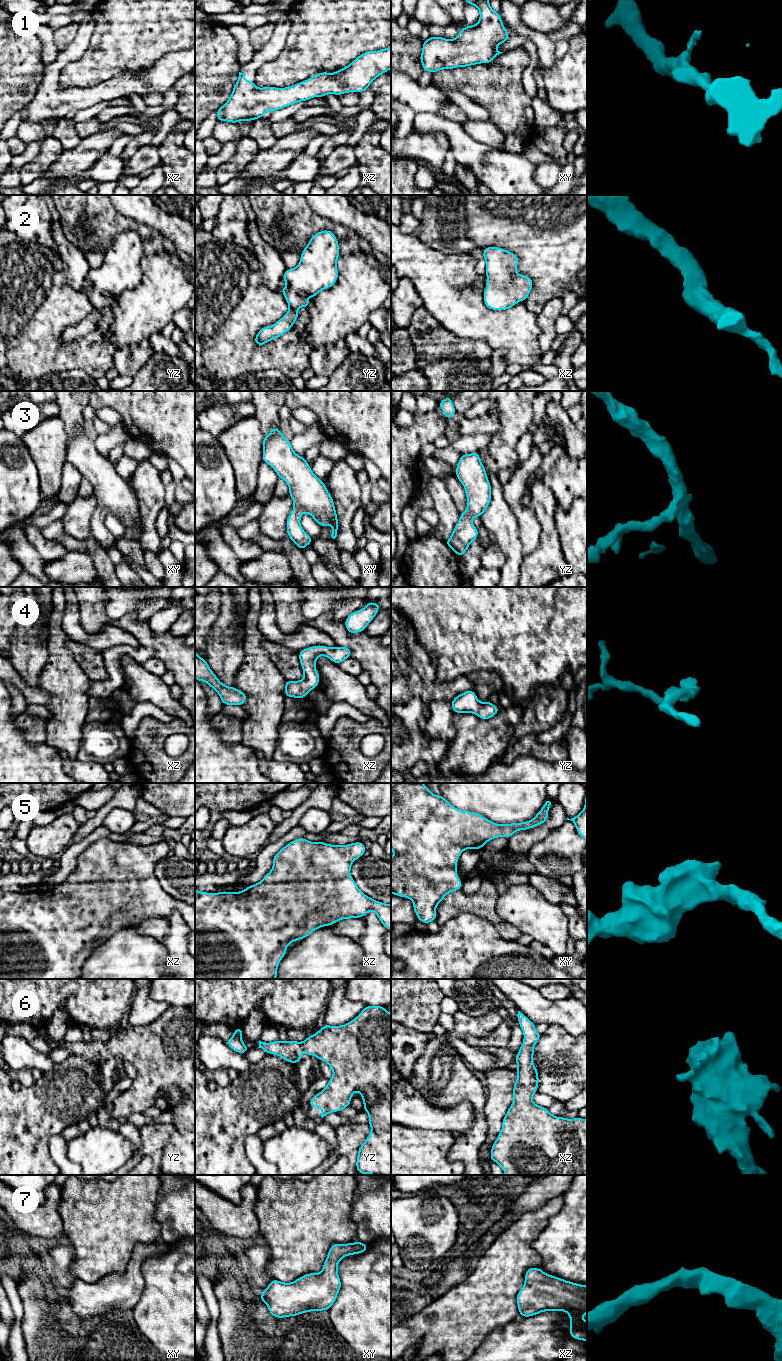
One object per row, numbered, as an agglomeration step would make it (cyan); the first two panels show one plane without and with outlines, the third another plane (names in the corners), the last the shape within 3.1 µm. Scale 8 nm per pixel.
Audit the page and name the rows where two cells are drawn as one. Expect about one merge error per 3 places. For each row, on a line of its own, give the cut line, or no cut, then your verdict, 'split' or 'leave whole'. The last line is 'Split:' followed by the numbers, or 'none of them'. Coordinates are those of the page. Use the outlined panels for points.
1: cut none; leave whole
2: cut none; leave whole
3: cut none; leave whole
4: cut none; leave whole
5: cut none; leave whole
6: cut none; leave whole
7: cut none; leave whole
Split: none of them

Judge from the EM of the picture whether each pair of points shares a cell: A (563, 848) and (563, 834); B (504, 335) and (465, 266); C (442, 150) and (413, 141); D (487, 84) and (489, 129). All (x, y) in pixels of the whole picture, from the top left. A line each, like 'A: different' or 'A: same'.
A: same
B: same
C: same
D: different

